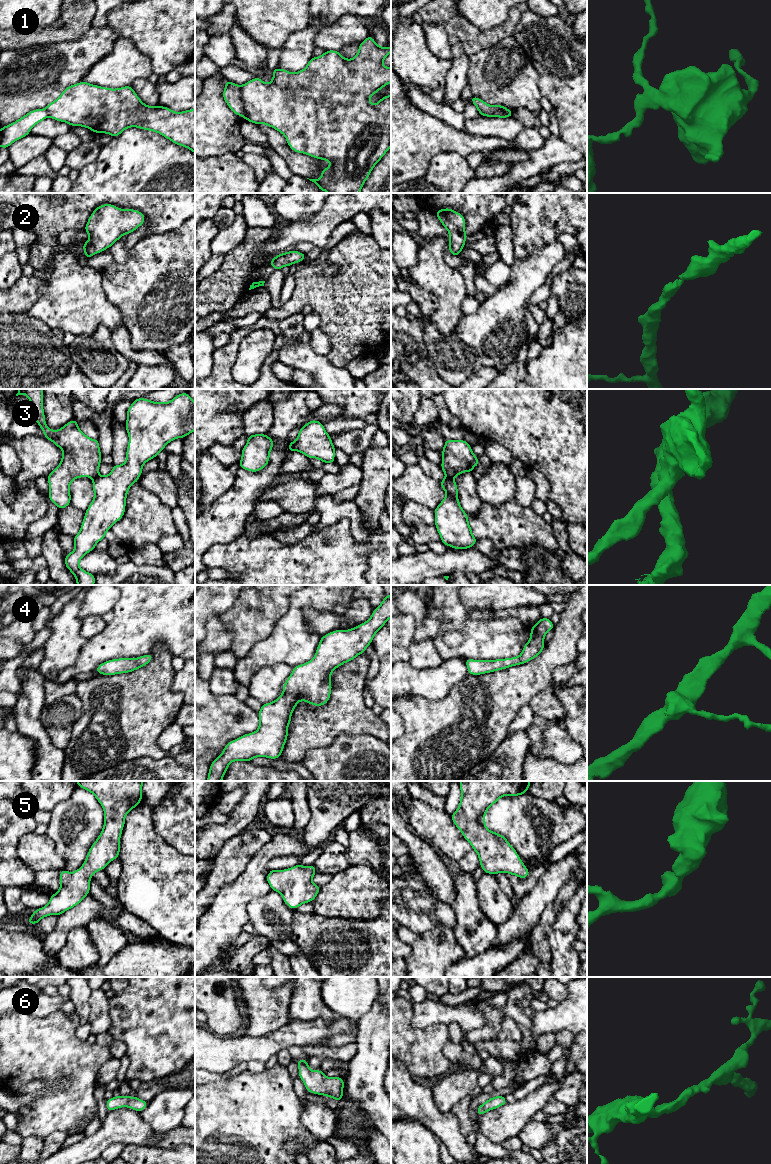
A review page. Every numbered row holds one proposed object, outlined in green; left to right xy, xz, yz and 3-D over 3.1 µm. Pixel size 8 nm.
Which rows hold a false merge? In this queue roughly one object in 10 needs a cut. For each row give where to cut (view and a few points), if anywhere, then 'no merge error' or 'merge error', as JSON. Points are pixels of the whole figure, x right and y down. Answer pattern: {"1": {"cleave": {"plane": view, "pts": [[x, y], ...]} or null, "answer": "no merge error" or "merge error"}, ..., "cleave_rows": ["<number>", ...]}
{"1": {"cleave": {"plane": "xz", "pts": [[240, 86], [240, 98], [244, 117]]}, "answer": "merge error"}, "2": {"cleave": null, "answer": "no merge error"}, "3": {"cleave": {"plane": "xy", "pts": [[99, 475], [92, 478]]}, "answer": "merge error"}, "4": {"cleave": null, "answer": "no merge error"}, "5": {"cleave": null, "answer": "no merge error"}, "6": {"cleave": null, "answer": "no merge error"}, "cleave_rows": ["1", "3"]}

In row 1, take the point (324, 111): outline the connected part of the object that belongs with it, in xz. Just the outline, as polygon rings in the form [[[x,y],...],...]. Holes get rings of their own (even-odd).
[[[371,36],[359,44],[358,53],[352,59],[344,58],[339,51],[325,51],[319,57],[312,57],[306,67],[298,72],[289,72],[285,69],[275,68],[272,70],[273,78],[270,83],[263,82],[259,77],[256,77],[241,86],[241,99],[244,107],[245,120],[254,124],[265,124],[274,128],[283,134],[289,147],[296,153],[303,153],[320,160],[327,160],[331,166],[326,167],[321,171],[320,179],[309,179],[314,182],[320,191],[327,193],[360,193],[365,181],[369,178],[370,172],[375,165],[382,159],[386,152],[391,148],[391,95],[382,97],[377,104],[370,102],[370,97],[391,83],[391,66],[384,67],[383,60],[391,52],[391,46],[381,47]]]

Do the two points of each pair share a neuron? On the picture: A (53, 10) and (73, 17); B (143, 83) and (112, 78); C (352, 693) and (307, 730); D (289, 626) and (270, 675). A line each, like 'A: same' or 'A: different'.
A: different
B: different
C: same
D: different

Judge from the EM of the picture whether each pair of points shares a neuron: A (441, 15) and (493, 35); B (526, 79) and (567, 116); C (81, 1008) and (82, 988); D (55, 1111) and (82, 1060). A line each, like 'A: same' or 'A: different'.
A: same
B: different
C: same
D: same

